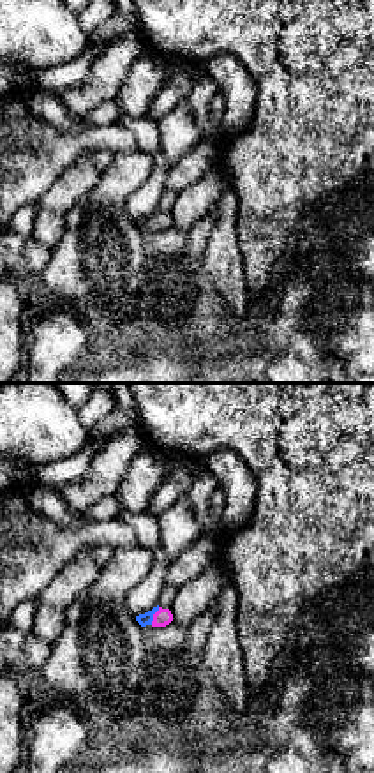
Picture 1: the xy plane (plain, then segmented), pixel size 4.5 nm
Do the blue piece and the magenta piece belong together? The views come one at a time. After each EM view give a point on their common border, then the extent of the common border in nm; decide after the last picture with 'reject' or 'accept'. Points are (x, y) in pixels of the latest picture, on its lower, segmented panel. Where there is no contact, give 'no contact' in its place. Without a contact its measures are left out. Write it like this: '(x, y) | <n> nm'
(152, 616) | 90 nm

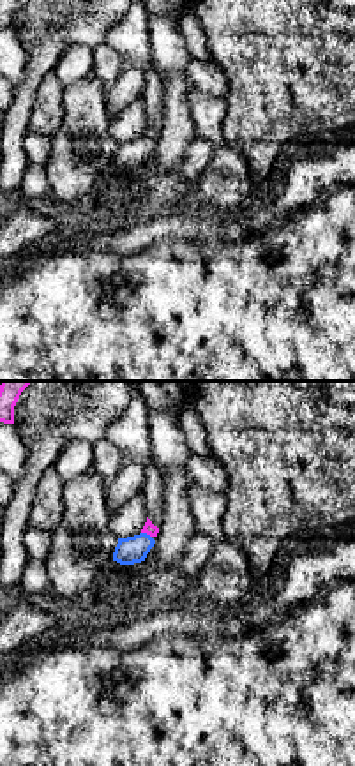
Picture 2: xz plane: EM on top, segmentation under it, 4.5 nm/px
(145, 533) | 50 nm

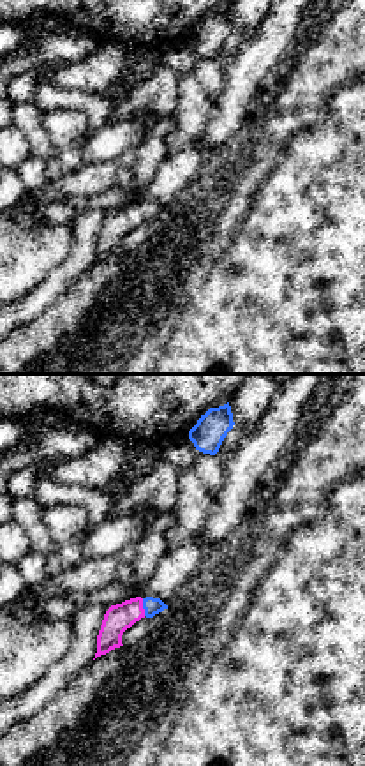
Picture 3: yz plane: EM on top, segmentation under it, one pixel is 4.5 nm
(143, 608) | 80 nm

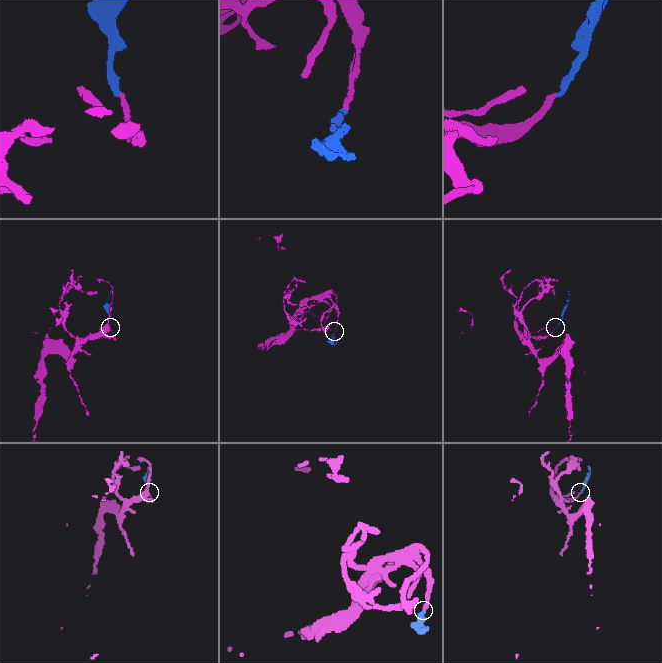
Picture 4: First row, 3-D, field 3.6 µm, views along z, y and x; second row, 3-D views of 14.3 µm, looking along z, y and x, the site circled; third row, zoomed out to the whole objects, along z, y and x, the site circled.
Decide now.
accept

